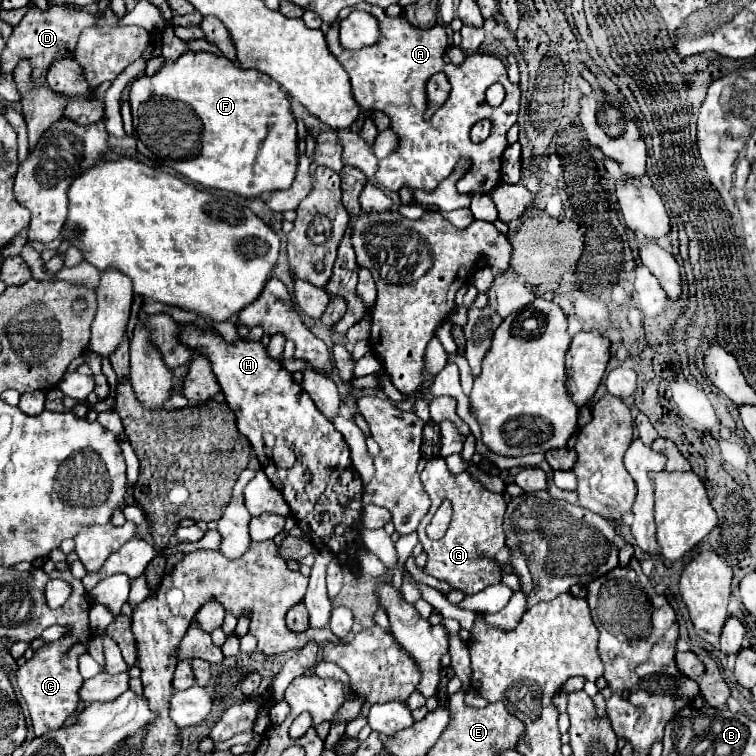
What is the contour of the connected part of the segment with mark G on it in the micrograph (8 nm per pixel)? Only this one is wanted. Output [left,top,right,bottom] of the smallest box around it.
[417,458,507,594]

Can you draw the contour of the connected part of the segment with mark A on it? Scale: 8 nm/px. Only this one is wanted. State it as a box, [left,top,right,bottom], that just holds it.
[325,4,521,194]

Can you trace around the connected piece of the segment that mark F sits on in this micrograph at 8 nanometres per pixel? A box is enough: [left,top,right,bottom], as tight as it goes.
[129,52,297,198]

